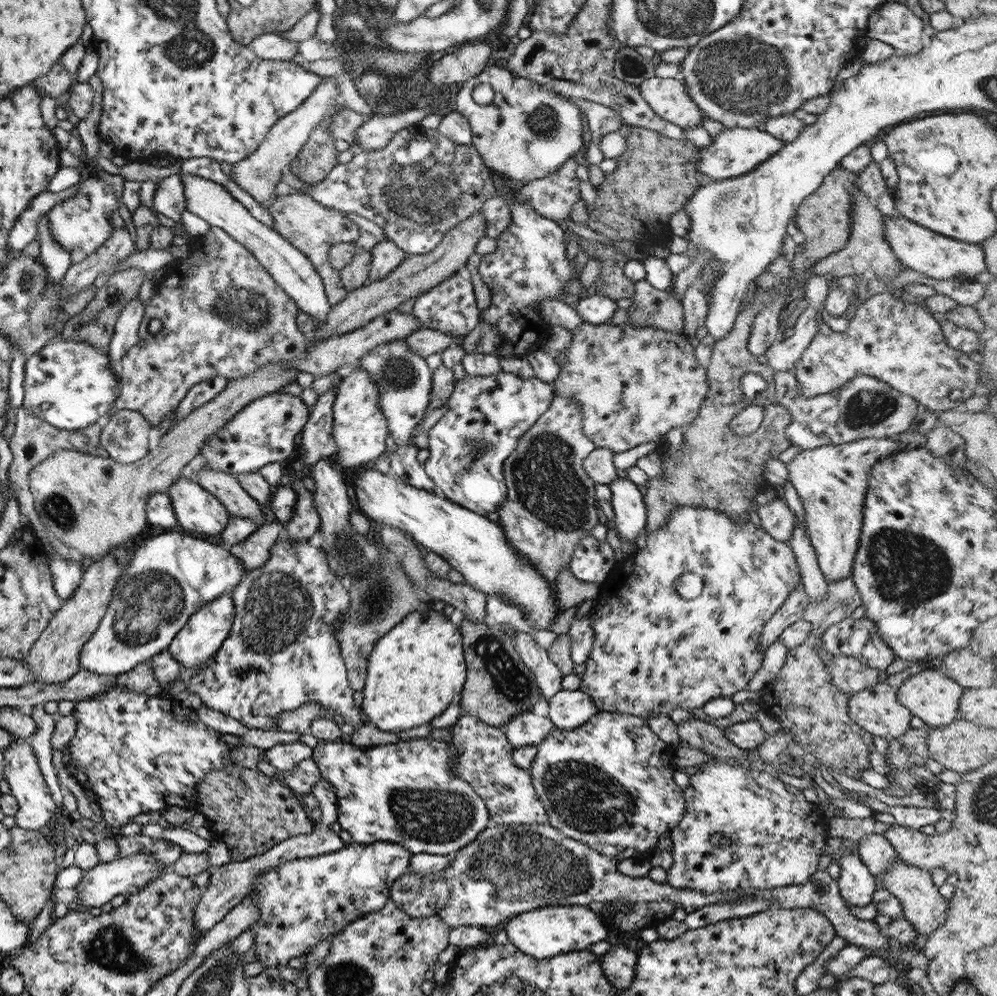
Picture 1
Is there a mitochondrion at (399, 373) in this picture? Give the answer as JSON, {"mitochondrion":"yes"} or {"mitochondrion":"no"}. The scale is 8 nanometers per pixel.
{"mitochondrion":"yes"}

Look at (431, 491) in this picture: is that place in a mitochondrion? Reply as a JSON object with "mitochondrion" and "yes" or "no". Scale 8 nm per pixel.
{"mitochondrion":"no"}

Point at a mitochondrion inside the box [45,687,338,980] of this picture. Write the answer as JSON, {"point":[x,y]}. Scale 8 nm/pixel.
{"point":[110,946]}

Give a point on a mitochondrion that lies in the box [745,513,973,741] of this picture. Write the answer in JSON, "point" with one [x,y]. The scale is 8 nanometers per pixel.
{"point":[909,569]}

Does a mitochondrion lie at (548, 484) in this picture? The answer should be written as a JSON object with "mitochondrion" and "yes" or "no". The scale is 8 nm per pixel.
{"mitochondrion":"yes"}

